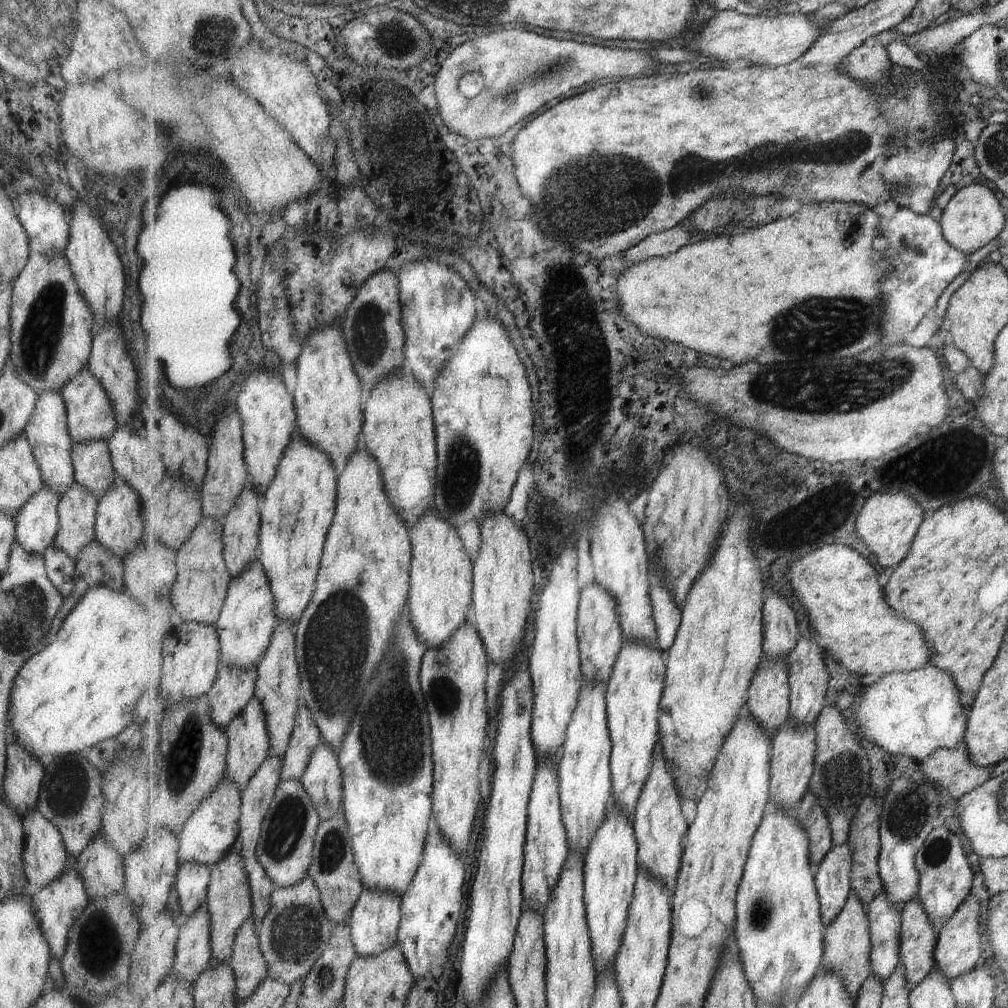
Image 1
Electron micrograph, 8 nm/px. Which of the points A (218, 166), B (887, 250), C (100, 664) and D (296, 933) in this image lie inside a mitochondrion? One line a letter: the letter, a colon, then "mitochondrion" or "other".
A: other
B: other
C: other
D: mitochondrion

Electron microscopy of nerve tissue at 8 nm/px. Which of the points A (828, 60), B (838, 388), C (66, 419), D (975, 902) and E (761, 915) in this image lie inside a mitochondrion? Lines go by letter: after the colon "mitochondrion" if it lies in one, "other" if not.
A: other
B: mitochondrion
C: other
D: other
E: mitochondrion

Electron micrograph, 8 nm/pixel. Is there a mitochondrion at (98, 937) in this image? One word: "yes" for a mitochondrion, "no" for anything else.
yes

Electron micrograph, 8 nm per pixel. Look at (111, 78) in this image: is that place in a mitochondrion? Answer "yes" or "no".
no

